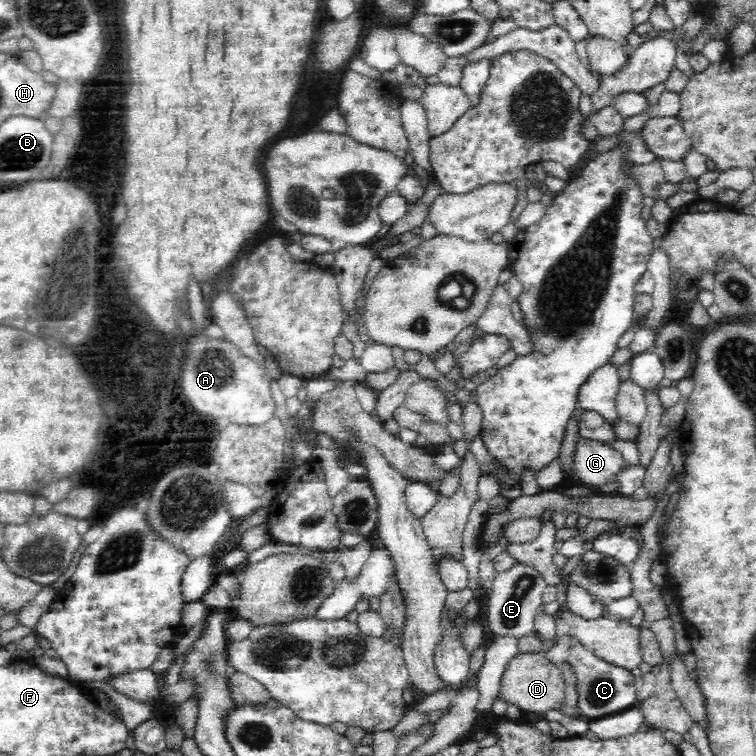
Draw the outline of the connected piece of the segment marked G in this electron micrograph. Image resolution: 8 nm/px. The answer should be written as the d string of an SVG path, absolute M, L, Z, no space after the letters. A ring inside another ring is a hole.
M580 438L571 456L572 476L570 478L579 482L579 486L598 489L601 485L617 482L617 475L626 467L620 451L610 448L610 445L599 440Z

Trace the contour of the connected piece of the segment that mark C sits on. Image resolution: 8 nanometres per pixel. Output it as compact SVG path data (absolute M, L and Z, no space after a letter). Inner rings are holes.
M571 635L560 636L556 642L542 652L543 658L562 669L562 666L569 666L575 676L575 687L578 692L578 706L581 717L588 721L598 720L606 716L615 715L638 705L635 680L628 669L620 668L596 653L590 652L582 643Z

